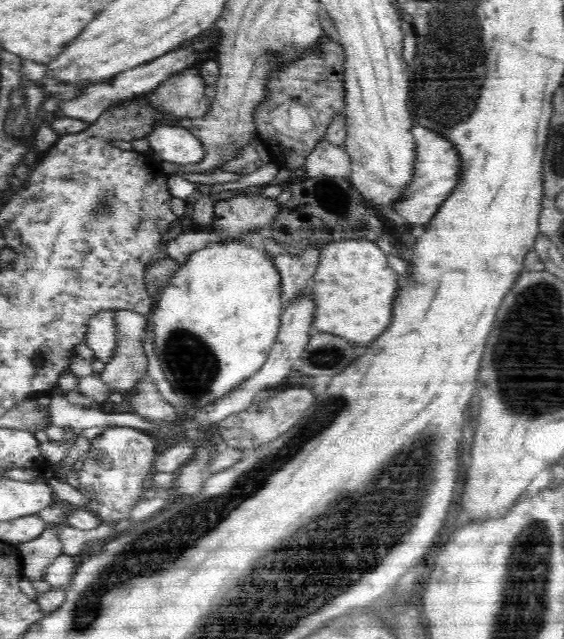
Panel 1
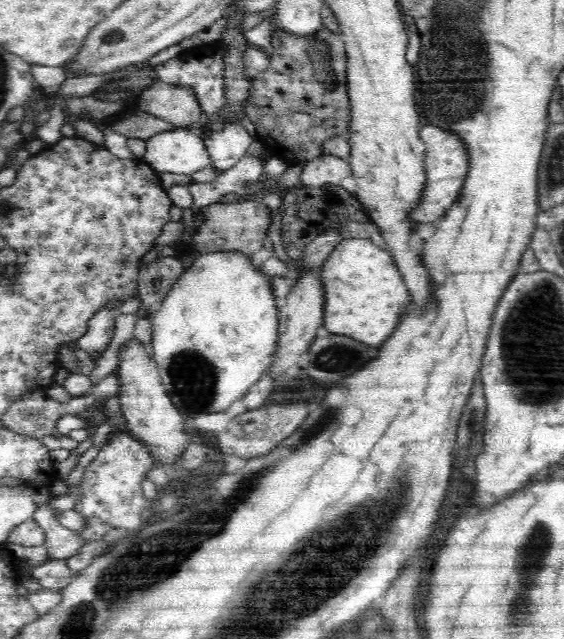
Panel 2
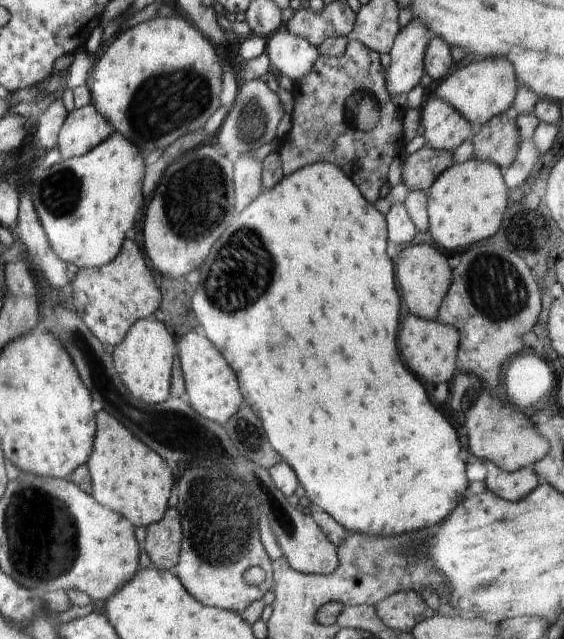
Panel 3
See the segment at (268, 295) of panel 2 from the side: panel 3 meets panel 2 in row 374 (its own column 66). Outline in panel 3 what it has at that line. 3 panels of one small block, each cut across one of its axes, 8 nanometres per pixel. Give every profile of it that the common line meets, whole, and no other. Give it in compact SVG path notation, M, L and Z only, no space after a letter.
M115 131L84 156L61 159L56 166L48 168L32 182L30 194L40 222L54 252L65 264L71 262L79 269L100 268L118 256L122 250L124 234L133 228L134 221L140 218L140 212L147 202L142 192L146 168L144 159L139 146Z

